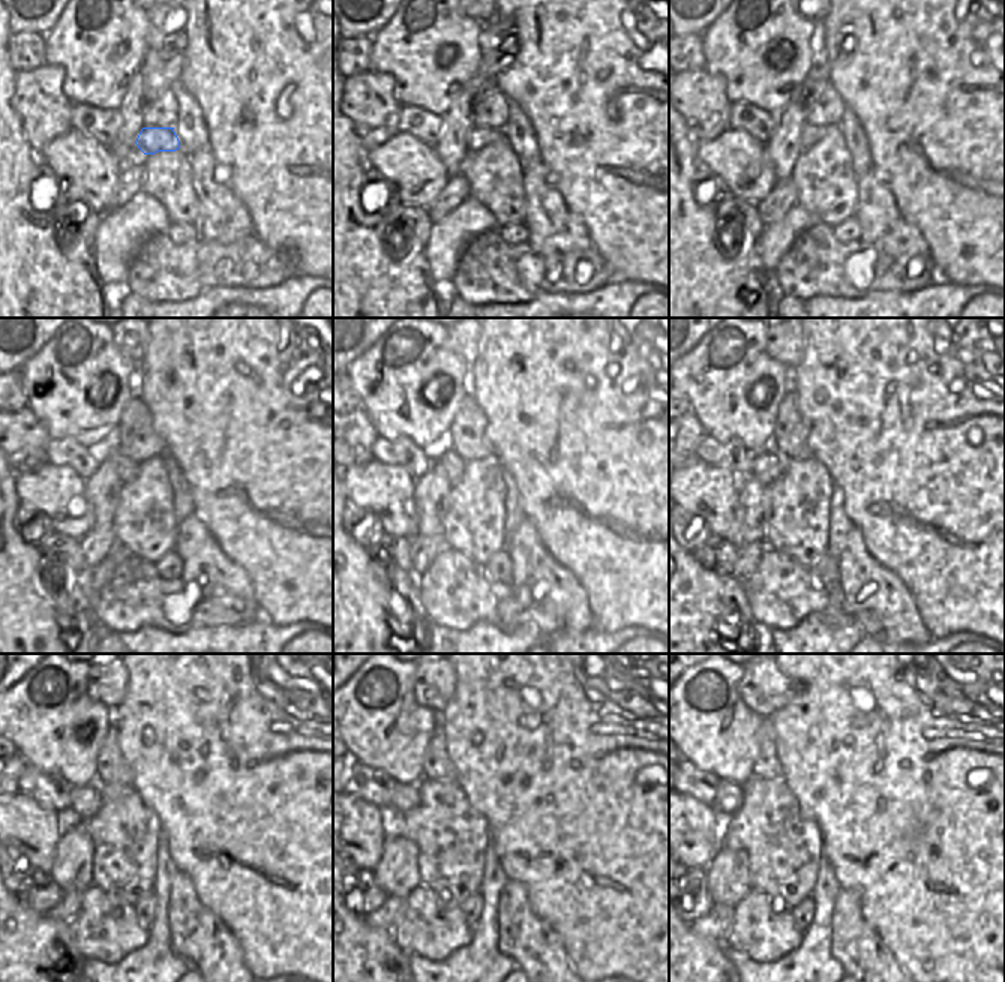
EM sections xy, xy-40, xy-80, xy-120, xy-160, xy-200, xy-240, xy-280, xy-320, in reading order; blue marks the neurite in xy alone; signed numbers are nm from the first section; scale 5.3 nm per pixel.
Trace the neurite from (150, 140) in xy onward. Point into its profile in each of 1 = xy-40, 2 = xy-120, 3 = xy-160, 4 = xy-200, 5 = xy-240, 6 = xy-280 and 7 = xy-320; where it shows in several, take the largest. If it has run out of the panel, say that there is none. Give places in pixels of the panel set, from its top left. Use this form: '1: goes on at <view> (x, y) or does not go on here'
1: goes on at xy-40 (479, 137)
2: goes on at xy-120 (126, 468)
3: goes on at xy-160 (453, 465)
4: goes on at xy-200 (767, 465)
5: goes on at xy-240 (86, 801)
6: goes on at xy-280 (405, 798)
7: goes on at xy-320 (729, 793)

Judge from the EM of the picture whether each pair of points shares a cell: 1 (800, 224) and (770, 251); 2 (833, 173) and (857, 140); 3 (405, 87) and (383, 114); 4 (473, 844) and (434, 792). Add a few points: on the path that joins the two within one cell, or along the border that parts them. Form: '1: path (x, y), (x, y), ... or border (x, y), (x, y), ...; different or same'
1: path (792, 228), (777, 243); same
2: border (836, 125), (851, 156), (851, 167), (857, 179); different
3: border (375, 69), (392, 78), (392, 95), (402, 105); different
4: path (459, 831), (443, 814), (441, 805); same

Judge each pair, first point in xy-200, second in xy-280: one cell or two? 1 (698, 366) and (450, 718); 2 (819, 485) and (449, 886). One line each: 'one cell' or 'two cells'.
1: two cells
2: one cell

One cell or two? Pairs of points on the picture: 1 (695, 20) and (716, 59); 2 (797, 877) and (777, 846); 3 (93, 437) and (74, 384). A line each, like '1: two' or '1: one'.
1: two
2: one
3: one

